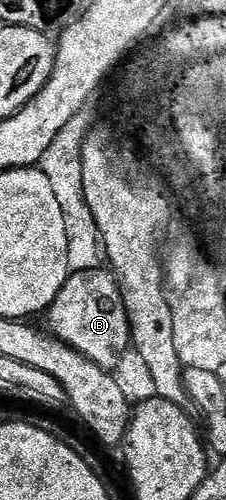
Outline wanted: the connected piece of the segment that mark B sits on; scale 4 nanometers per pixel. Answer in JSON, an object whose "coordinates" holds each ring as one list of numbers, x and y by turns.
{"coordinates":[[110,270,71,272,66,285,51,302,49,316,49,331,100,368,114,370,122,355,131,351,130,319,126,316,122,290]]}

